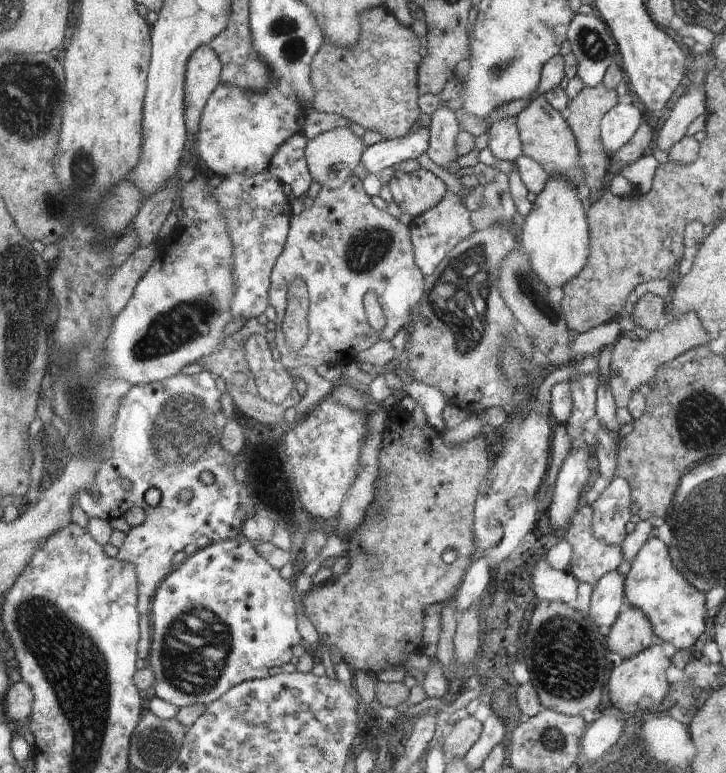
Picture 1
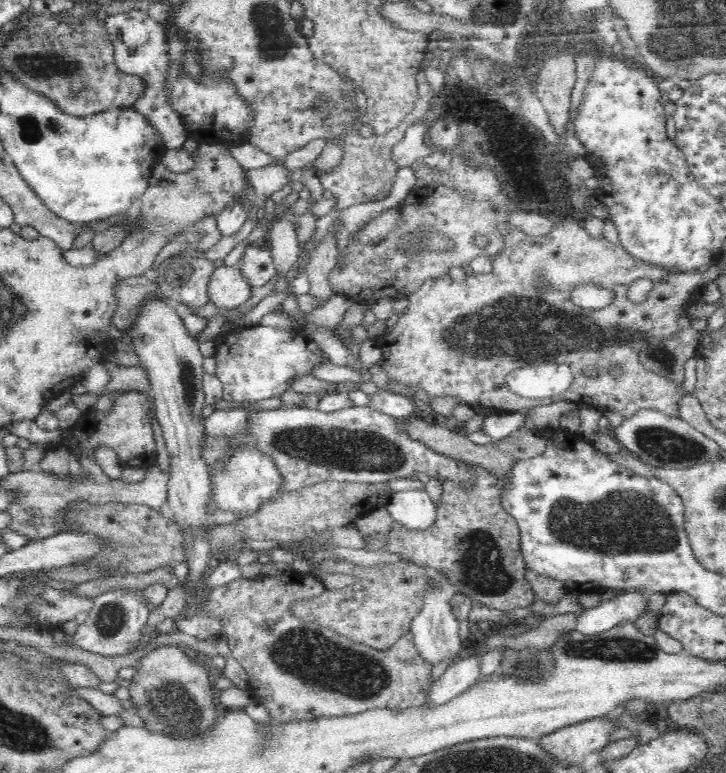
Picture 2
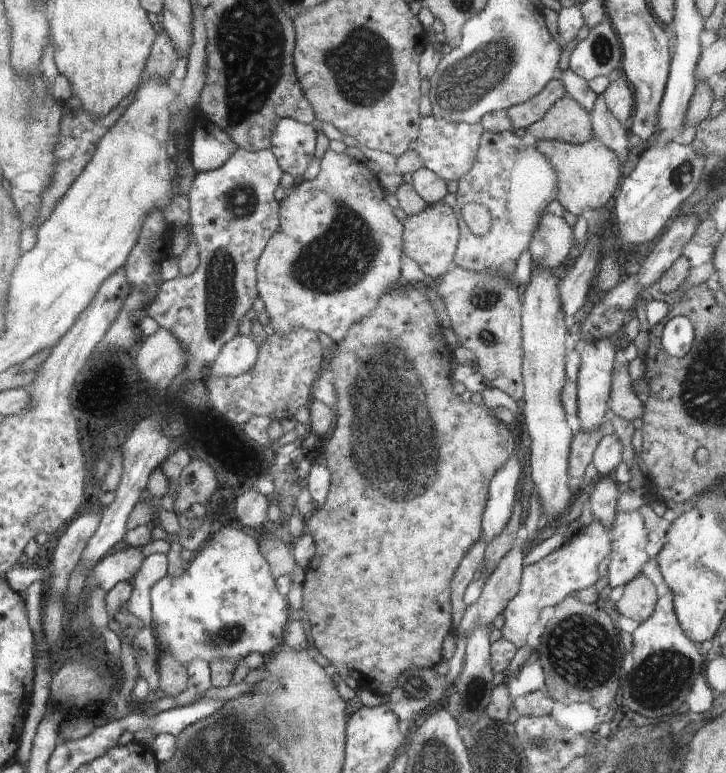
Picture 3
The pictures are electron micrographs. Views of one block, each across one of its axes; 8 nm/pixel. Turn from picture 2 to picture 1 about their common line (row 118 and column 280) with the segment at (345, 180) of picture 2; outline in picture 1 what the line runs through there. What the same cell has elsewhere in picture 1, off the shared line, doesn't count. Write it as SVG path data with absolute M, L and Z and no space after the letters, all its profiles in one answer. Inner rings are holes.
M251 318L247 320L246 324L240 330L225 338L222 350L201 358L198 363L205 366L205 370L212 373L213 376L218 375L223 378L227 393L232 396L233 404L236 405L236 408L238 408L242 414L254 418L254 420L260 422L260 424L281 424L285 426L284 411L294 408L294 406L301 401L302 396L300 396L298 391L294 388L279 405L271 405L258 395L255 376L250 370L244 354L246 341L252 335L262 335L267 340L269 349L271 351L276 350L277 342L275 332L269 331L265 325L258 322L255 318Z

